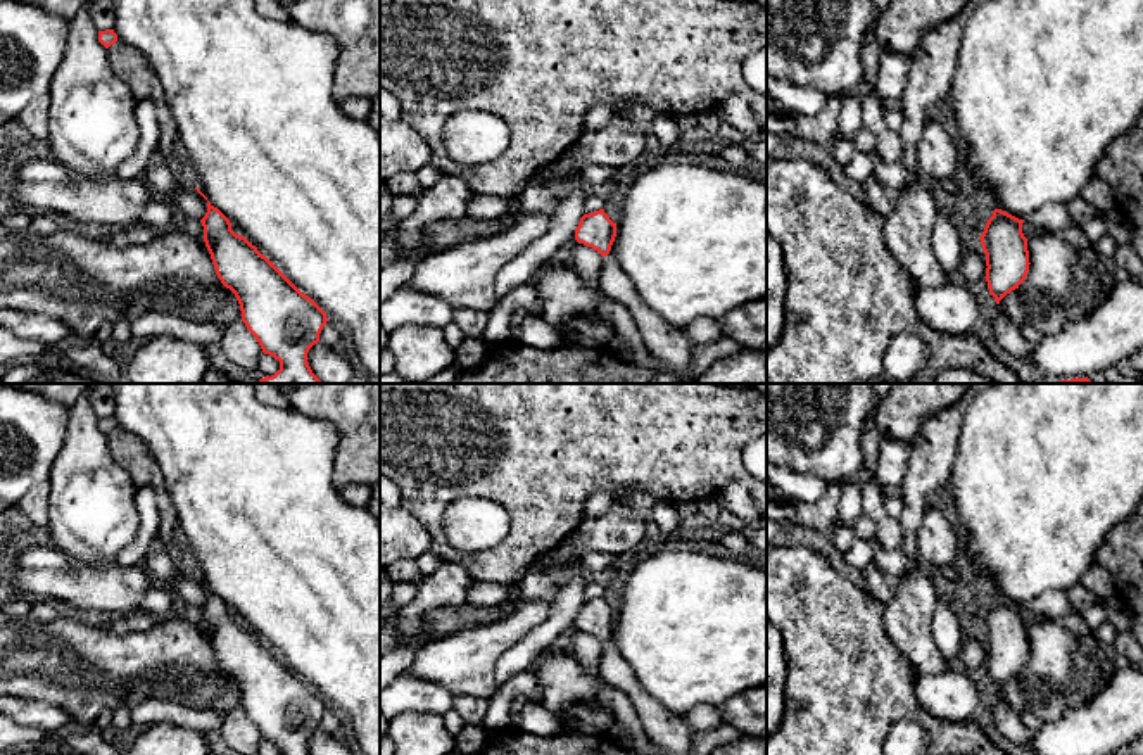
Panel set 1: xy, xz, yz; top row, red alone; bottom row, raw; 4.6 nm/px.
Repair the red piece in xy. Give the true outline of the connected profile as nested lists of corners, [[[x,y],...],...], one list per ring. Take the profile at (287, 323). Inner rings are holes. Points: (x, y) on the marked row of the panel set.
[[[209,200],[200,223],[216,275],[235,294],[242,321],[262,352],[280,361],[280,370],[257,384],[323,384],[313,373],[307,352],[319,342],[326,313],[256,245],[237,235]]]

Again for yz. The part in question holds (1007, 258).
[[[995,209],[981,238],[986,254],[986,282],[996,304],[1019,289],[1029,271],[1027,238],[1022,233],[1024,219]]]

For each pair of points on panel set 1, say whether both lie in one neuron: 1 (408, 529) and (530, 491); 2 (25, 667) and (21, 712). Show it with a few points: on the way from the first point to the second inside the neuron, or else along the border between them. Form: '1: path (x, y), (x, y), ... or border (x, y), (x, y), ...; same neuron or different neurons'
1: border (403, 505), (425, 526), (430, 548); different neurons
2: border (18, 697), (52, 702), (63, 709); different neurons

